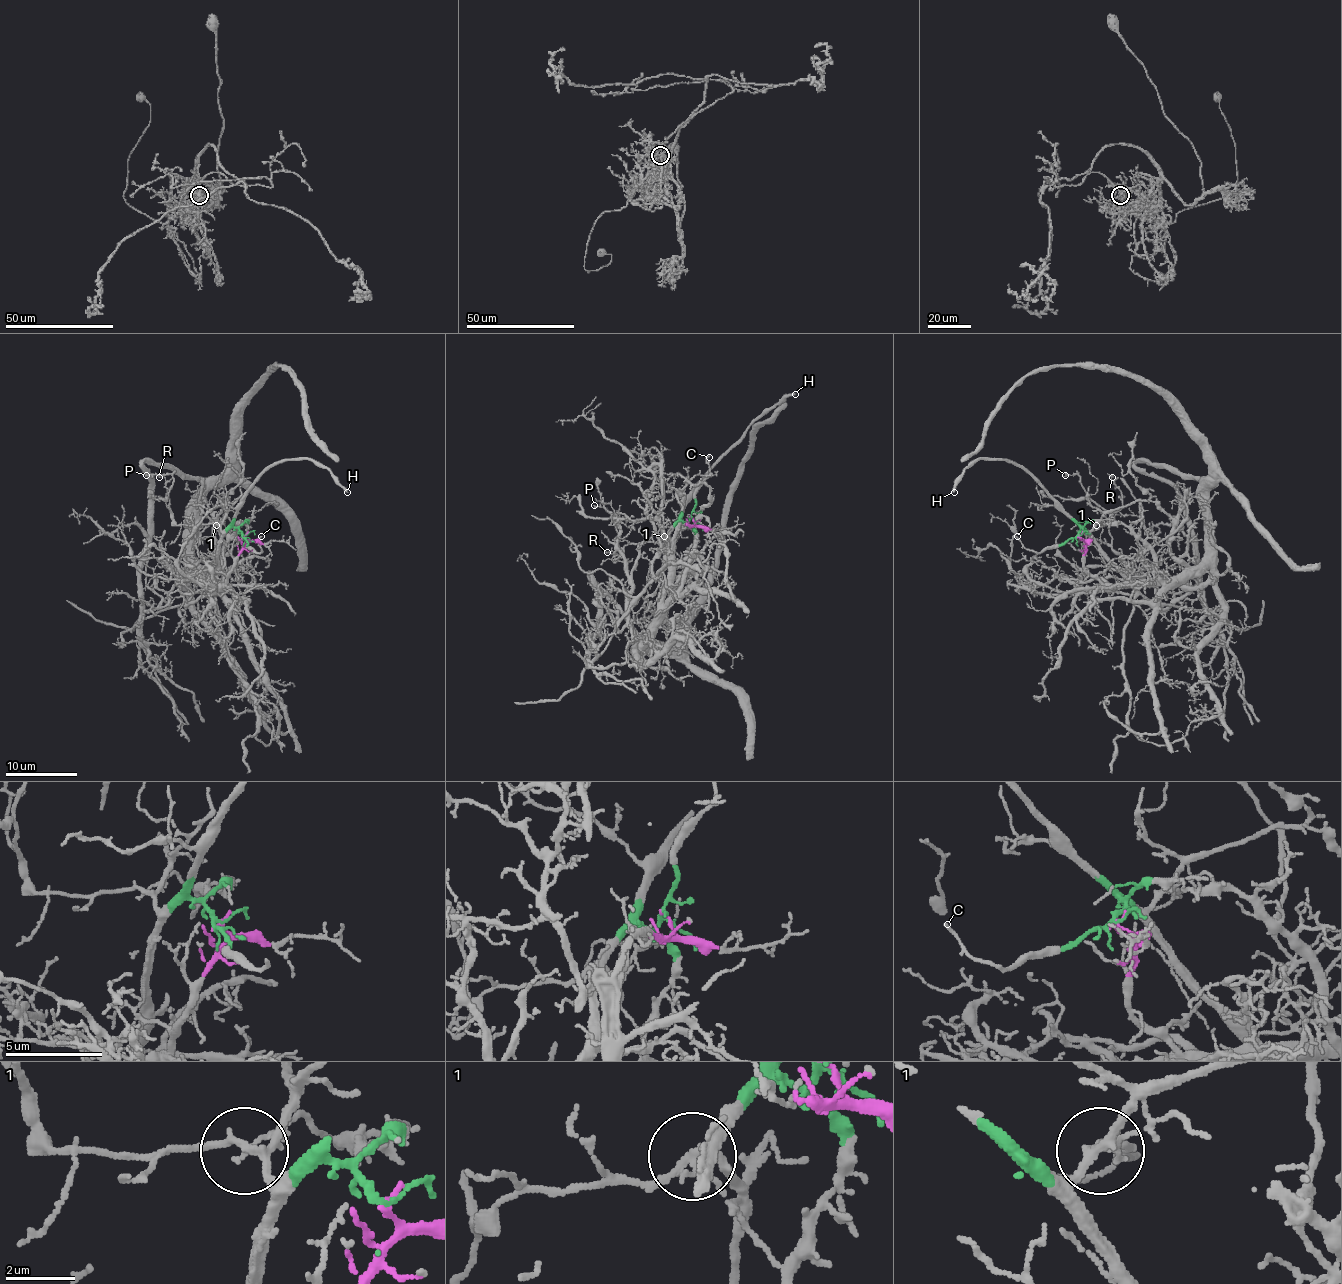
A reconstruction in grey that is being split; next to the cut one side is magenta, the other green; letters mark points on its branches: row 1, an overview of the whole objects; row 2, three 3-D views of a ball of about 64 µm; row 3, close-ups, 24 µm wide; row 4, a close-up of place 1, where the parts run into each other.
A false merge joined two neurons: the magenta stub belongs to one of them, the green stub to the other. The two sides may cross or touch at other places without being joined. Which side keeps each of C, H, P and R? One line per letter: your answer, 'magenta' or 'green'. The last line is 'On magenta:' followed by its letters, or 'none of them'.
C: green
H: green
P: green
R: green
On magenta: none of them

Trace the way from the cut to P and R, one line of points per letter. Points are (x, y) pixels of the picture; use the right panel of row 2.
P: (1079, 535), (1081, 528), (1092, 529), (1110, 520), (1104, 510), (1090, 497), (1081, 477), (1075, 474), (1065, 475)
R: (1079, 535), (1081, 528), (1092, 529), (1106, 524), (1122, 504), (1120, 490), (1111, 477)

